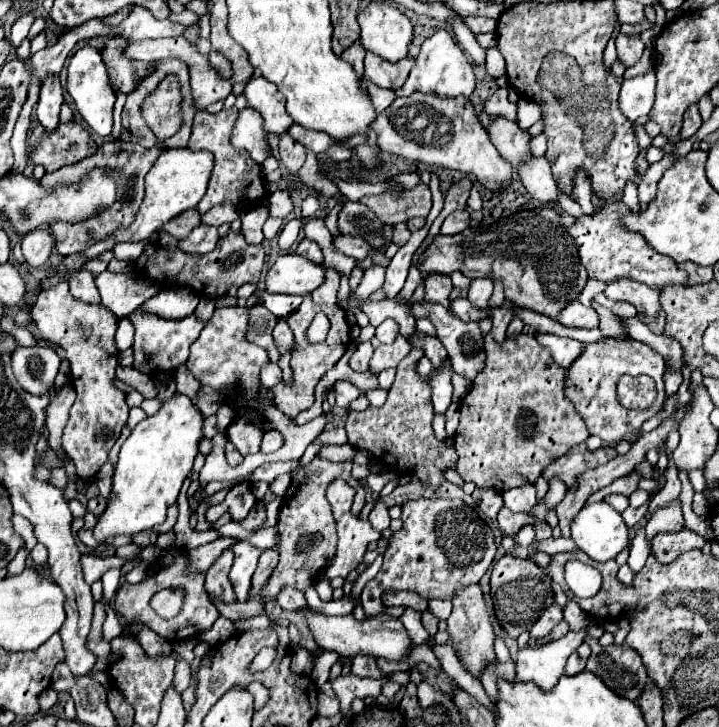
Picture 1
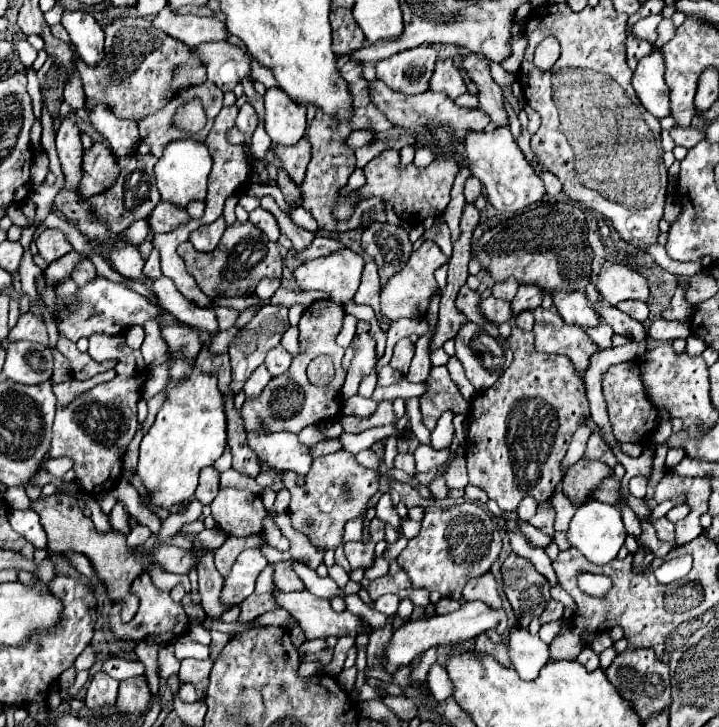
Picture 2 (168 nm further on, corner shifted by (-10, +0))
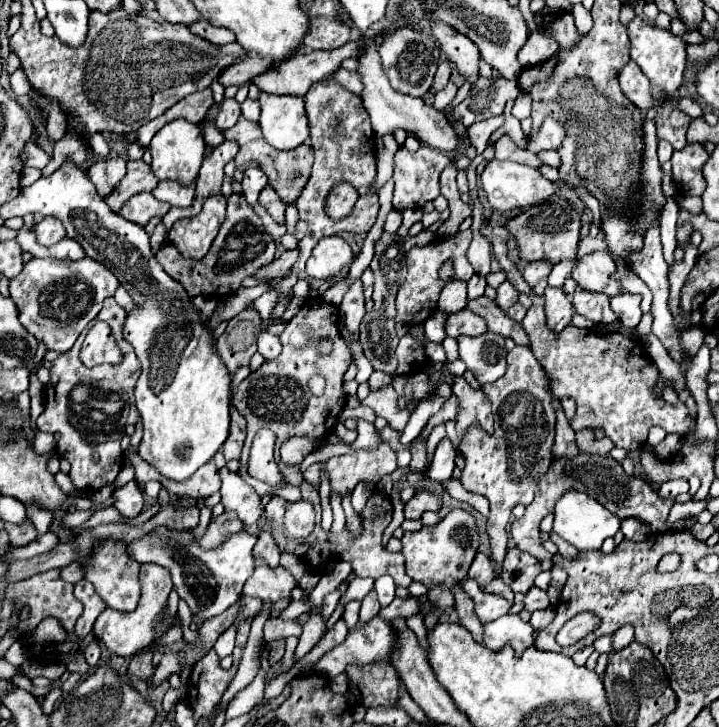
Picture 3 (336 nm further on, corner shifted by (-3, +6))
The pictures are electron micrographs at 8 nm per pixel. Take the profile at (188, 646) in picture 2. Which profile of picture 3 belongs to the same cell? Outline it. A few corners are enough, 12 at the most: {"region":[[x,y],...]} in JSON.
{"region":[[97,641],[87,643],[83,657],[91,667],[97,667],[101,647]]}

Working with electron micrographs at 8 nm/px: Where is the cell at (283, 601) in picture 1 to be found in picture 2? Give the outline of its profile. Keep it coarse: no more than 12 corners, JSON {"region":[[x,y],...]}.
{"region":[[290,561],[274,563],[274,583],[282,593],[306,589]]}

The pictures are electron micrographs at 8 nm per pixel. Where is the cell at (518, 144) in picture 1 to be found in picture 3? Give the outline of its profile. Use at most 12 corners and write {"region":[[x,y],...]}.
{"region":[[443,21],[431,31],[469,83],[479,77],[479,49]]}

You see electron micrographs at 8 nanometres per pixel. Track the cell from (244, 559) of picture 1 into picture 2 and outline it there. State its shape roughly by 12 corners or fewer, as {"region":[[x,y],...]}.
{"region":[[260,549],[238,555],[224,581],[222,603],[238,605],[268,565]]}

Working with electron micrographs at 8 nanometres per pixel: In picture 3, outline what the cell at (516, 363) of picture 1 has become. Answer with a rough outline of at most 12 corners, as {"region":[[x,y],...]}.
{"region":[[529,347],[483,385],[495,433],[463,439],[461,483],[489,499],[497,573],[515,505],[553,455],[555,413]]}

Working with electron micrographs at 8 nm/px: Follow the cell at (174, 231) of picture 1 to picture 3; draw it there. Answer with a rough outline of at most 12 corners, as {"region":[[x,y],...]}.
{"region":[[139,193],[121,207],[121,217],[145,227],[171,205]]}

